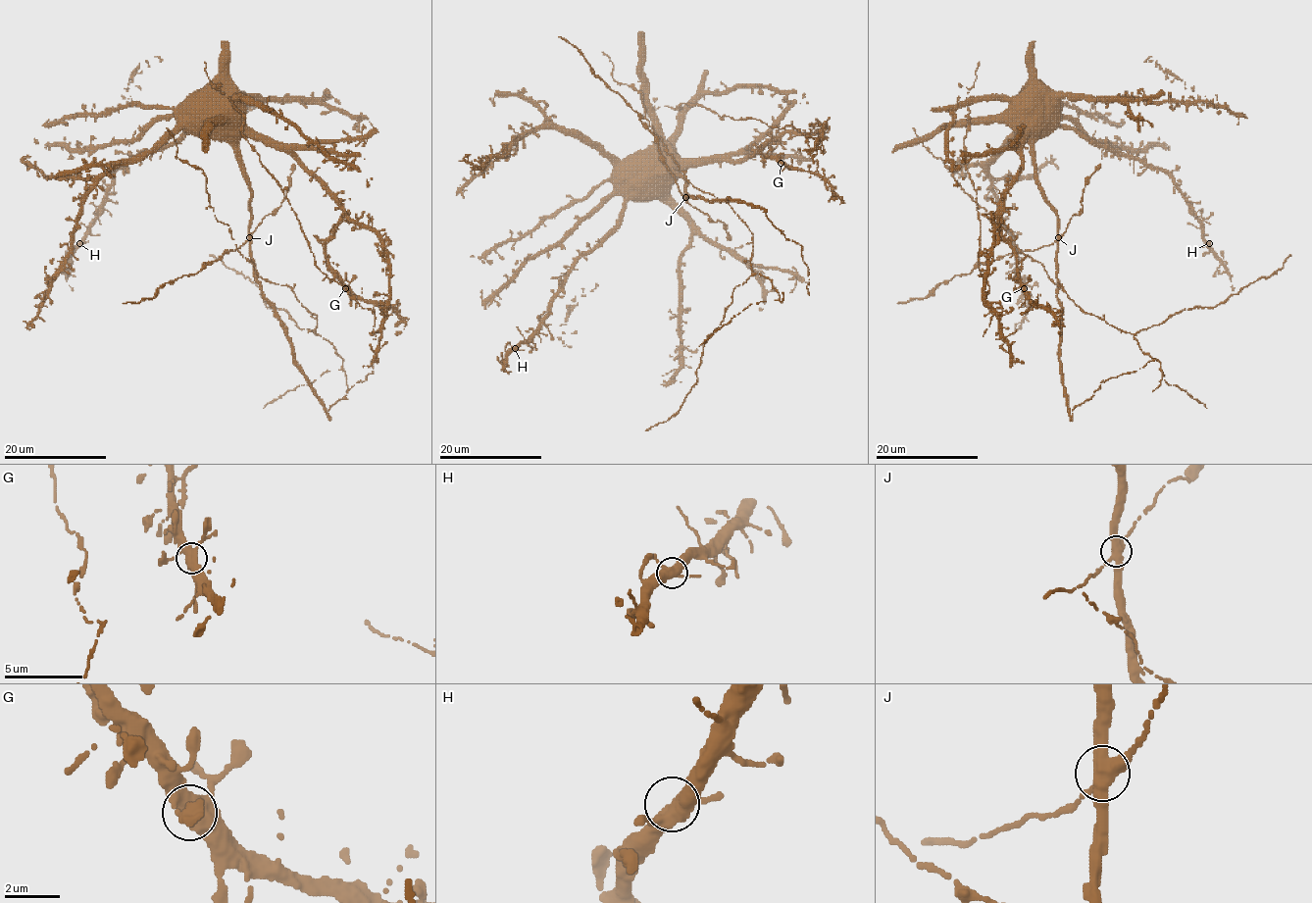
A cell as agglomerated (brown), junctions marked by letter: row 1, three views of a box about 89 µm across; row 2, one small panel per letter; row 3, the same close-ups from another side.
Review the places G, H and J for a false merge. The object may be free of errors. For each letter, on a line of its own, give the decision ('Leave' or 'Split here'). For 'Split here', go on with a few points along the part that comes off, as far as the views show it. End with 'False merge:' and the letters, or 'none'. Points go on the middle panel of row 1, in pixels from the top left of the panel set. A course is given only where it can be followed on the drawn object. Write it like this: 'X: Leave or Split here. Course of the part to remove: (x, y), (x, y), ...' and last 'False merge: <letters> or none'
G: Leave
H: Leave
J: Split here. Course of the part to remove: (685, 198), (662, 157), (658, 139), (640, 116), (600, 80), (579, 51), (558, 36)
False merge: J

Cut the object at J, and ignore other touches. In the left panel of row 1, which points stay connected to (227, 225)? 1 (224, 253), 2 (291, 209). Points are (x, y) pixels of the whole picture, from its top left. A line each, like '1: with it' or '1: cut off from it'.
1: cut off from it
2: with it

